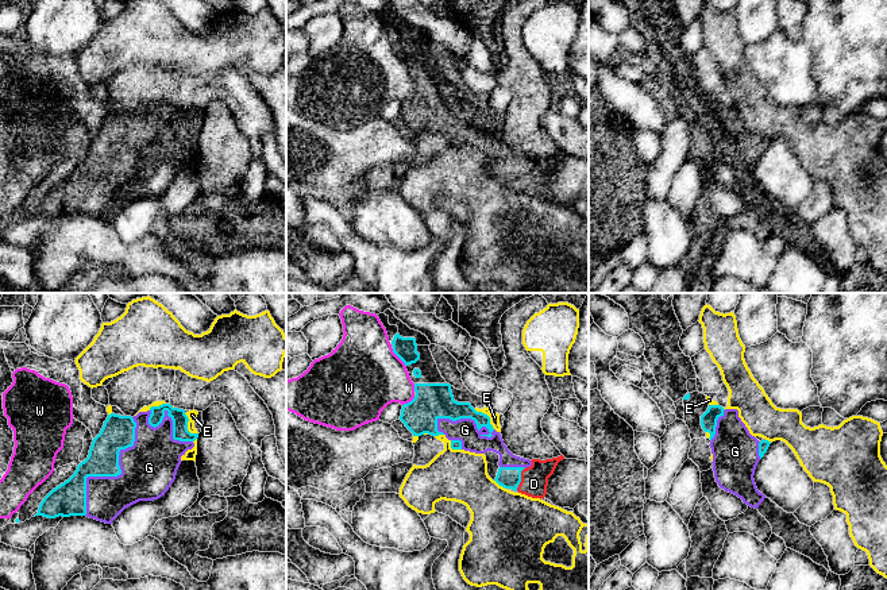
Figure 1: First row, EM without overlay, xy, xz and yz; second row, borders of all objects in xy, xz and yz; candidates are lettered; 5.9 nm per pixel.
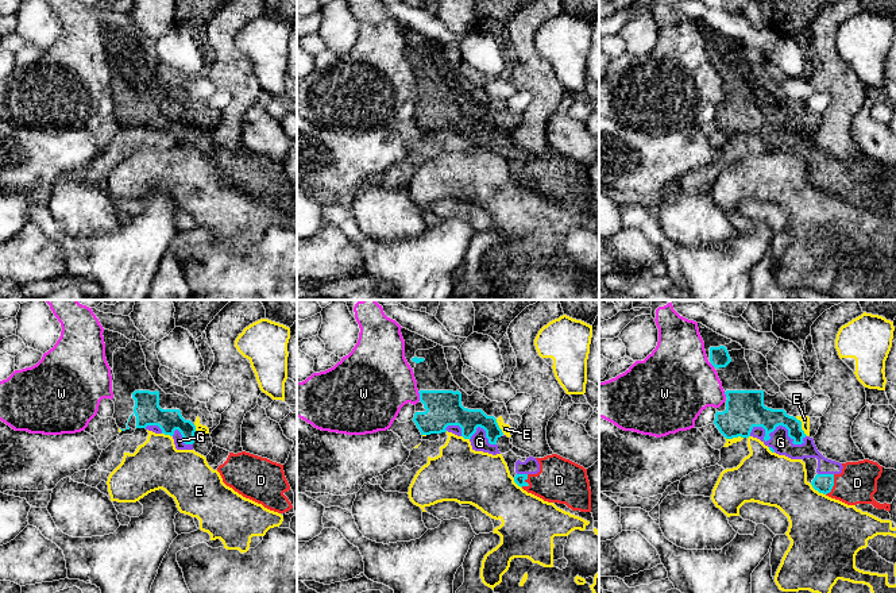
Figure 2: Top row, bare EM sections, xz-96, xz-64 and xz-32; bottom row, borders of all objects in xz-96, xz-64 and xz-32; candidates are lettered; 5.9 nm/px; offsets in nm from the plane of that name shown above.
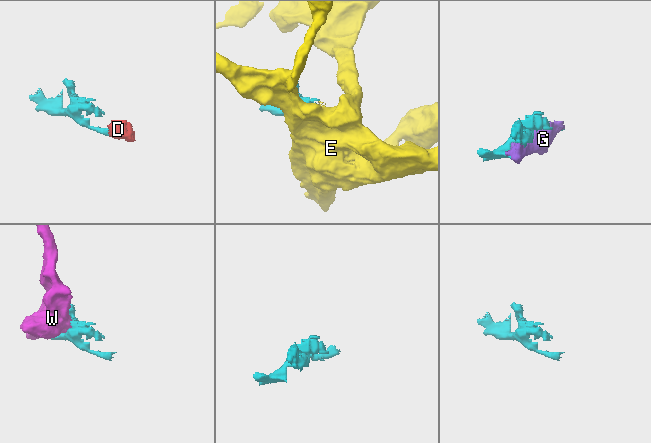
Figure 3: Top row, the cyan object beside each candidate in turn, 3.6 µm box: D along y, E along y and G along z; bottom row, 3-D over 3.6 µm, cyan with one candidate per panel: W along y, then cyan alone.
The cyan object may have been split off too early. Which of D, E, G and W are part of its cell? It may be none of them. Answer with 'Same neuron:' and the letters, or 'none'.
Same neuron: D, G

